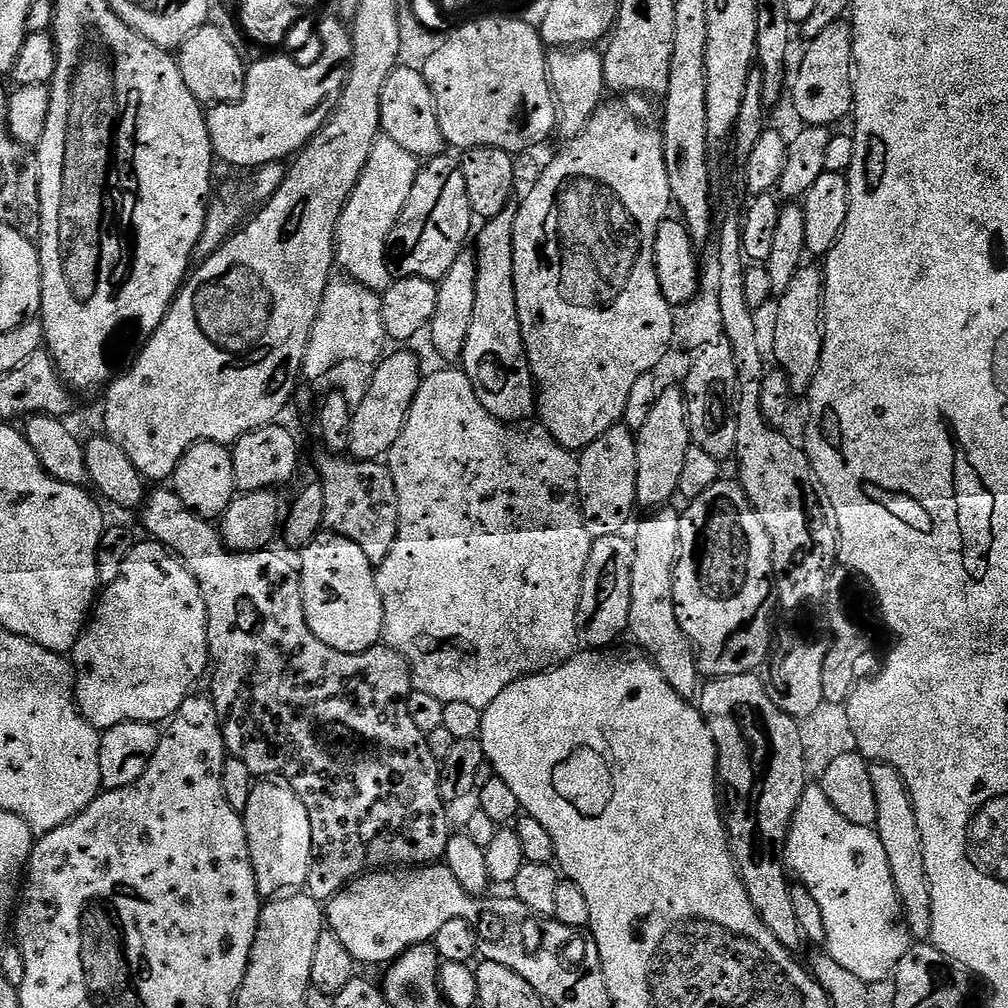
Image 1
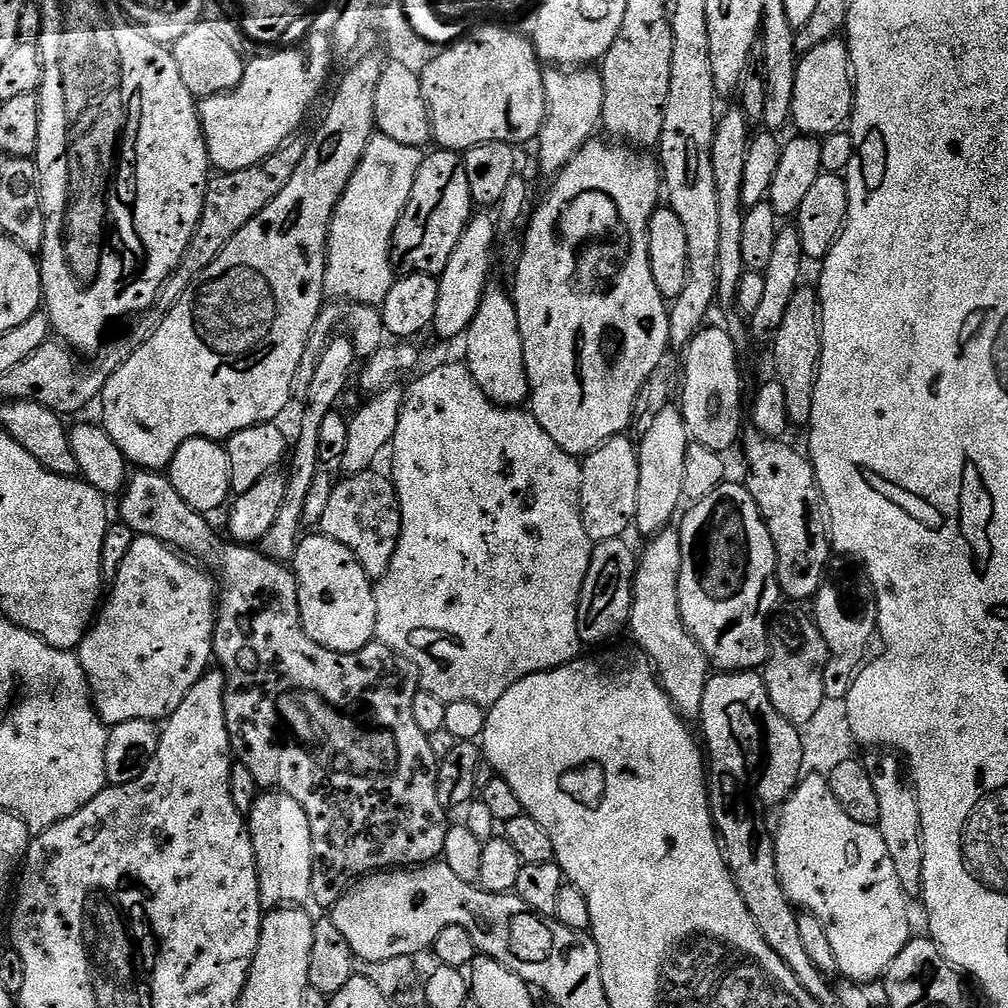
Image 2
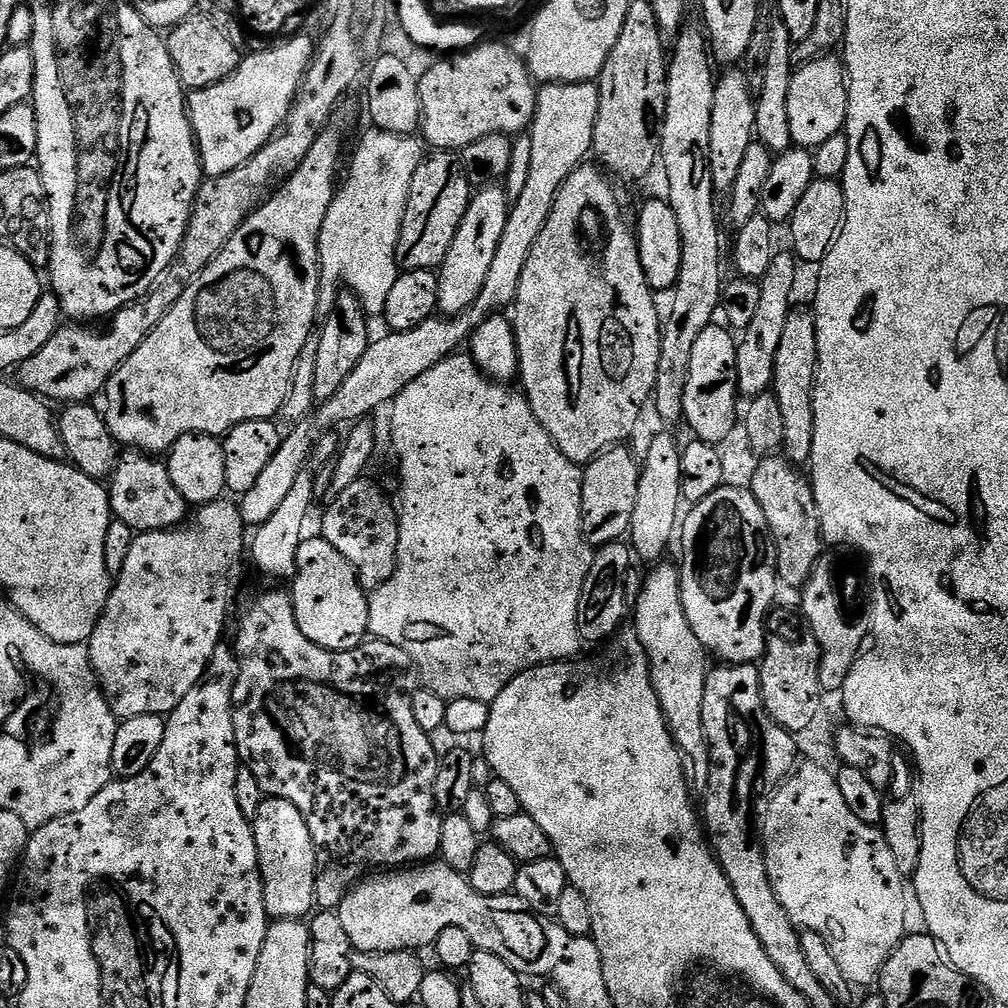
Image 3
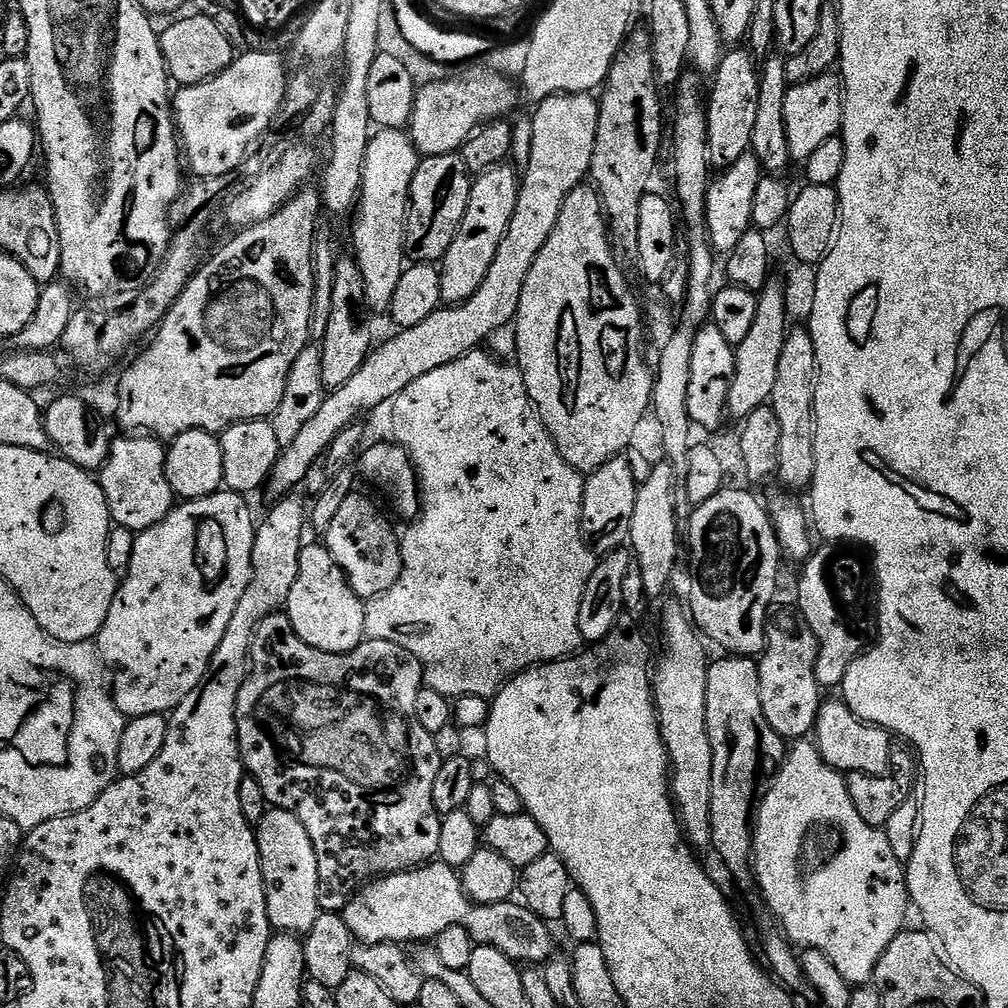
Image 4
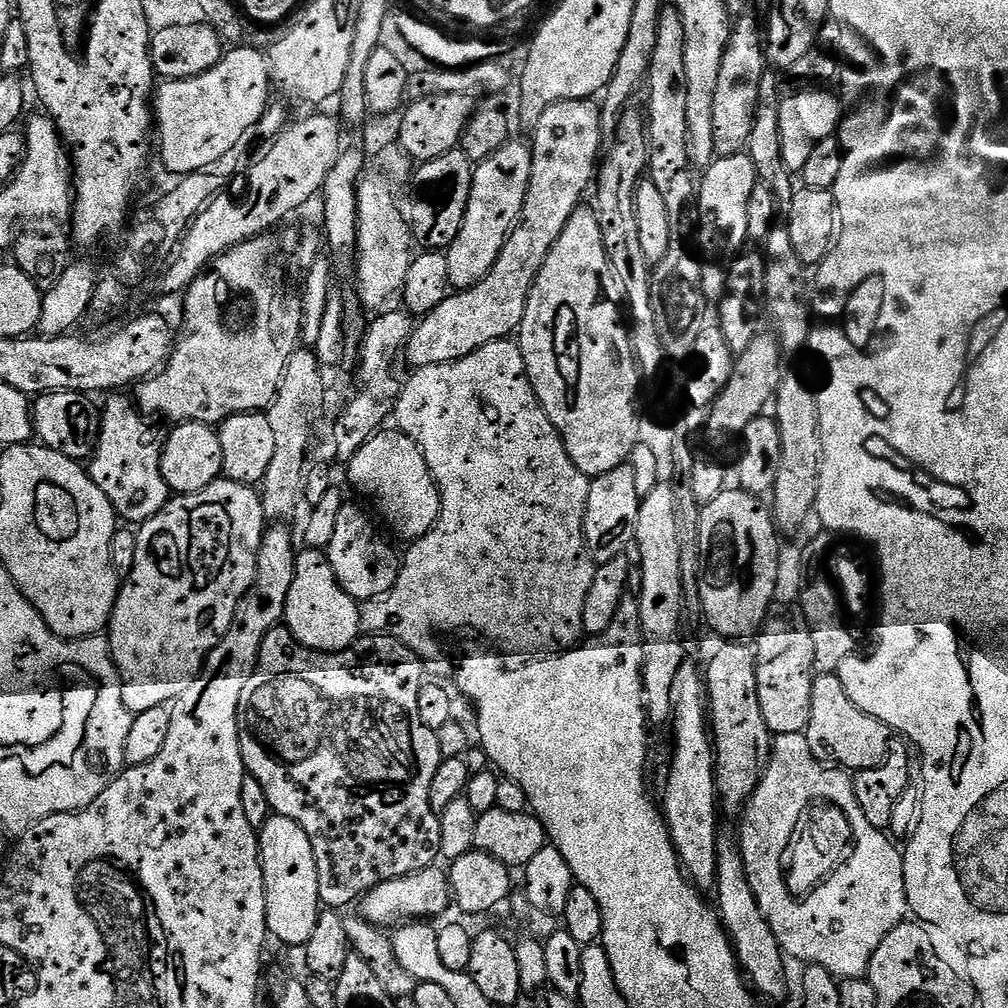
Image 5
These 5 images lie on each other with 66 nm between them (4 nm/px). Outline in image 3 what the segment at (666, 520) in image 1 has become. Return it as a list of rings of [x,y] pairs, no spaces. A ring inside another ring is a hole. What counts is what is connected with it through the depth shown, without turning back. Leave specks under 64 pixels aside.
[[[660,562],[655,565],[656,568],[652,573],[649,574],[648,577],[644,580],[644,585],[640,588],[640,593],[635,593],[634,596],[634,604],[636,600],[636,625],[634,625],[634,631],[638,639],[642,642],[642,646],[646,650],[646,654],[648,655],[648,665],[650,666],[650,670],[652,671],[652,685],[654,686],[654,690],[658,694],[658,702],[662,706],[662,714],[666,718],[666,722],[668,723],[668,729],[670,730],[670,734],[672,735],[672,741],[679,746],[680,754],[684,757],[687,767],[690,769],[690,780],[693,785],[696,784],[698,786],[697,789],[703,790],[708,787],[708,739],[706,738],[706,730],[704,729],[704,723],[702,722],[702,698],[706,698],[706,678],[708,677],[708,673],[710,671],[710,663],[708,664],[708,660],[710,661],[709,653],[702,646],[702,642],[698,642],[698,638],[694,634],[694,630],[690,630],[690,622],[686,622],[686,610],[682,606],[682,602],[680,601],[680,570],[679,567],[674,563],[672,564],[664,564],[665,562]]]

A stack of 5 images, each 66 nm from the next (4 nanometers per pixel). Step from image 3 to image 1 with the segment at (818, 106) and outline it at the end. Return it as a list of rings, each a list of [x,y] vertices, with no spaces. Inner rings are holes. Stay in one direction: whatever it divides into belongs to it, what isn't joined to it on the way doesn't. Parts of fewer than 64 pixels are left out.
[[[839,22],[827,27],[818,37],[807,41],[806,47],[800,60],[800,73],[790,84],[790,96],[792,92],[797,114],[808,126],[833,126],[847,116],[849,119],[856,98],[851,23]]]

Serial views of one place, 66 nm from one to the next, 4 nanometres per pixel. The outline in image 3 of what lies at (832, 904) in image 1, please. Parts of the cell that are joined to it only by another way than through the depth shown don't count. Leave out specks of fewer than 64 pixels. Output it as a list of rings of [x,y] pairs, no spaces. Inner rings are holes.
[[[801,763],[768,801],[762,825],[766,874],[770,874],[770,886],[774,886],[778,902],[782,902],[782,910],[790,914],[796,927],[826,938],[826,946],[830,946],[830,954],[834,954],[849,985],[875,985],[888,955],[906,935],[906,877],[894,863],[894,854],[890,854],[883,831],[857,818],[842,799],[835,775],[823,763],[815,763]]]

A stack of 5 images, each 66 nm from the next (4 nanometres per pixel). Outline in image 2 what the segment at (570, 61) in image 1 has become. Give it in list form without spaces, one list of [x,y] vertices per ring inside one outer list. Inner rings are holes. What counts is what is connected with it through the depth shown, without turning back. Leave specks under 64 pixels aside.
[[[552,66],[545,71],[544,89],[548,109],[538,137],[540,168],[548,178],[555,178],[576,157],[578,150],[597,135],[604,119],[604,83],[599,71],[592,66],[580,66],[575,70]]]

